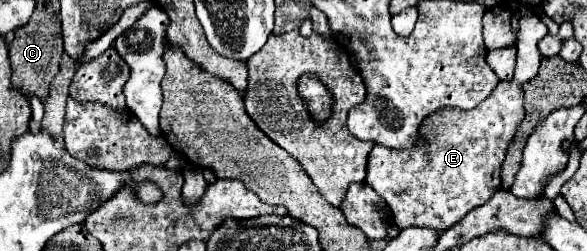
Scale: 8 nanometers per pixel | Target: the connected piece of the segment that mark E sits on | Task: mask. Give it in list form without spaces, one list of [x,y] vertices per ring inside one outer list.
[[[524,17],[520,23],[518,63],[512,81],[500,81],[474,109],[464,111],[446,107],[430,113],[420,125],[416,145],[408,149],[374,145],[368,155],[366,183],[388,203],[398,231],[410,225],[446,231],[466,213],[492,199],[500,189],[500,171],[506,149],[526,115],[522,85],[538,73],[542,61],[538,41],[546,33],[548,27],[538,17]]]

